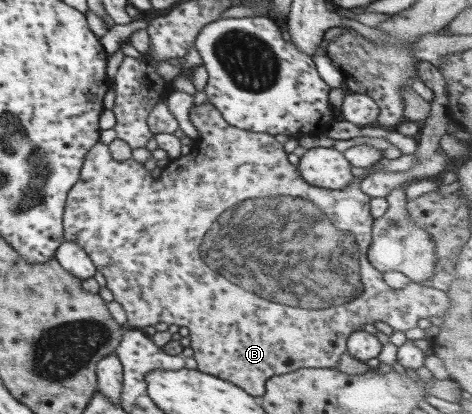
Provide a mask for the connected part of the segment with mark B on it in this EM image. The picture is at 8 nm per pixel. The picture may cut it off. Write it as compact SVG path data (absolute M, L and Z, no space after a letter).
M208 101L193 105L188 112L189 122L198 133L188 155L169 159L166 166L156 179L152 179L149 171L143 165L136 163L130 157L126 161L116 162L106 145L96 143L86 155L79 170L77 183L66 195L63 208L62 225L63 239L76 242L90 258L95 271L106 281L106 286L114 301L117 301L126 315L126 327L141 329L155 323L166 323L187 327L189 331L189 347L197 363L197 370L202 373L218 376L218 379L233 383L242 388L252 397L264 393L266 379L274 375L282 375L300 368L334 368L340 356L345 352L345 341L353 331L360 330L360 325L382 321L396 331L406 331L416 328L416 321L424 317L442 317L449 308L449 296L445 291L424 287L409 282L405 287L392 289L382 280L382 274L370 265L367 260L367 247L371 242L371 225L373 218L369 213L369 199L361 192L360 182L368 175L377 172L406 172L414 166L414 155L401 155L389 160L380 158L378 163L366 169L366 175L354 177L354 181L342 190L329 190L308 185L300 178L300 173L294 165L287 161L282 142L268 134L254 132L231 126L224 121L221 113Z

